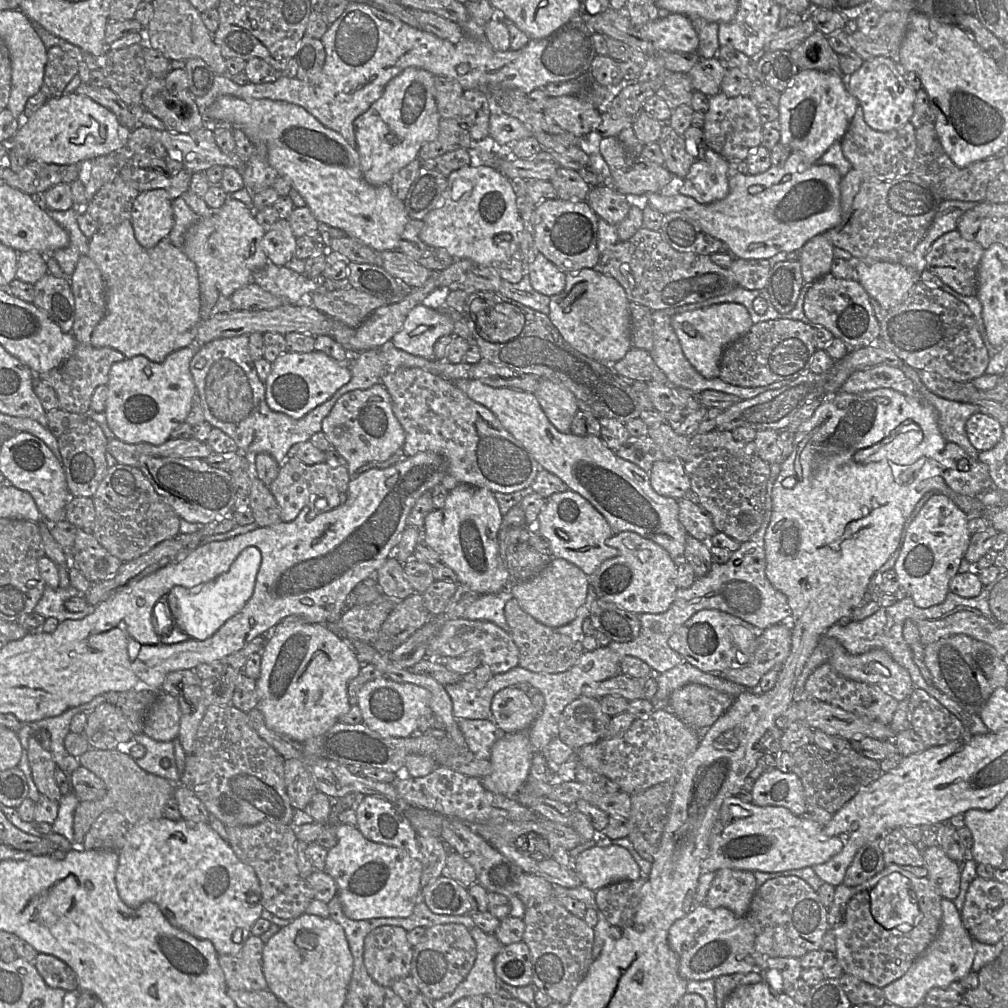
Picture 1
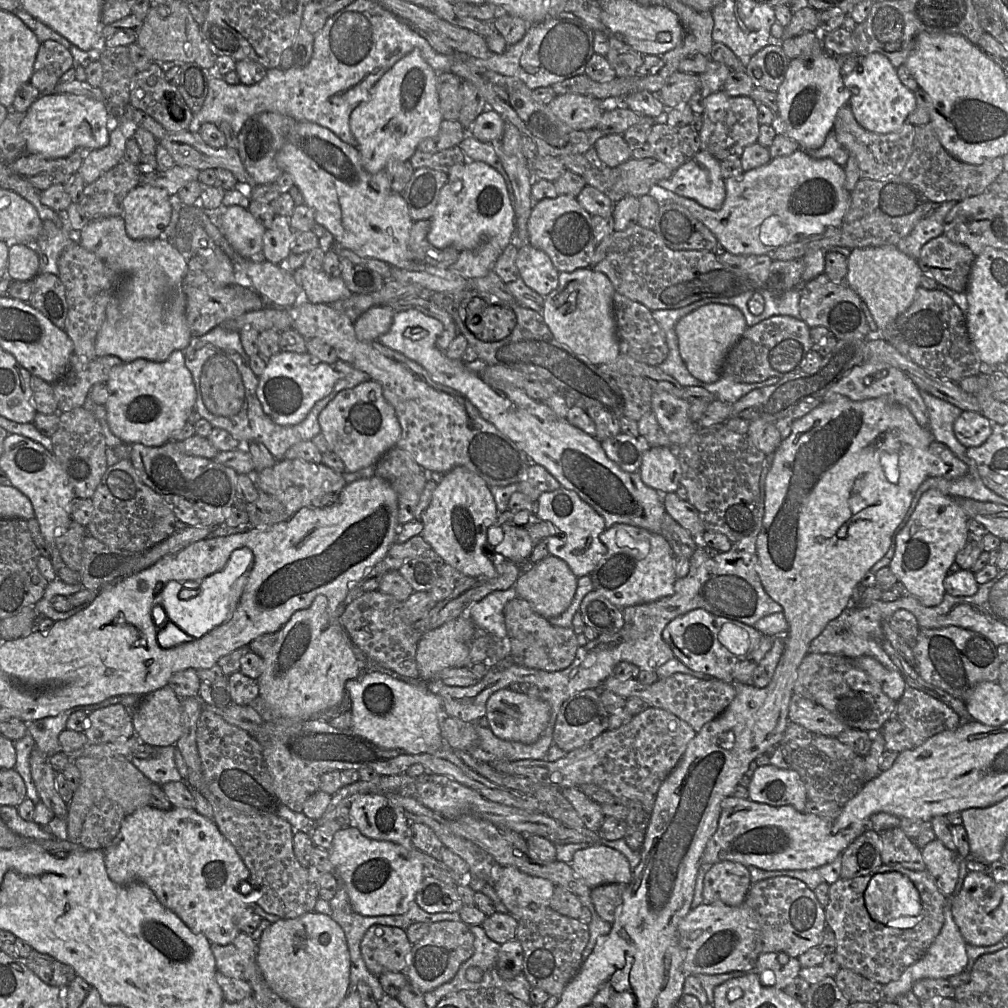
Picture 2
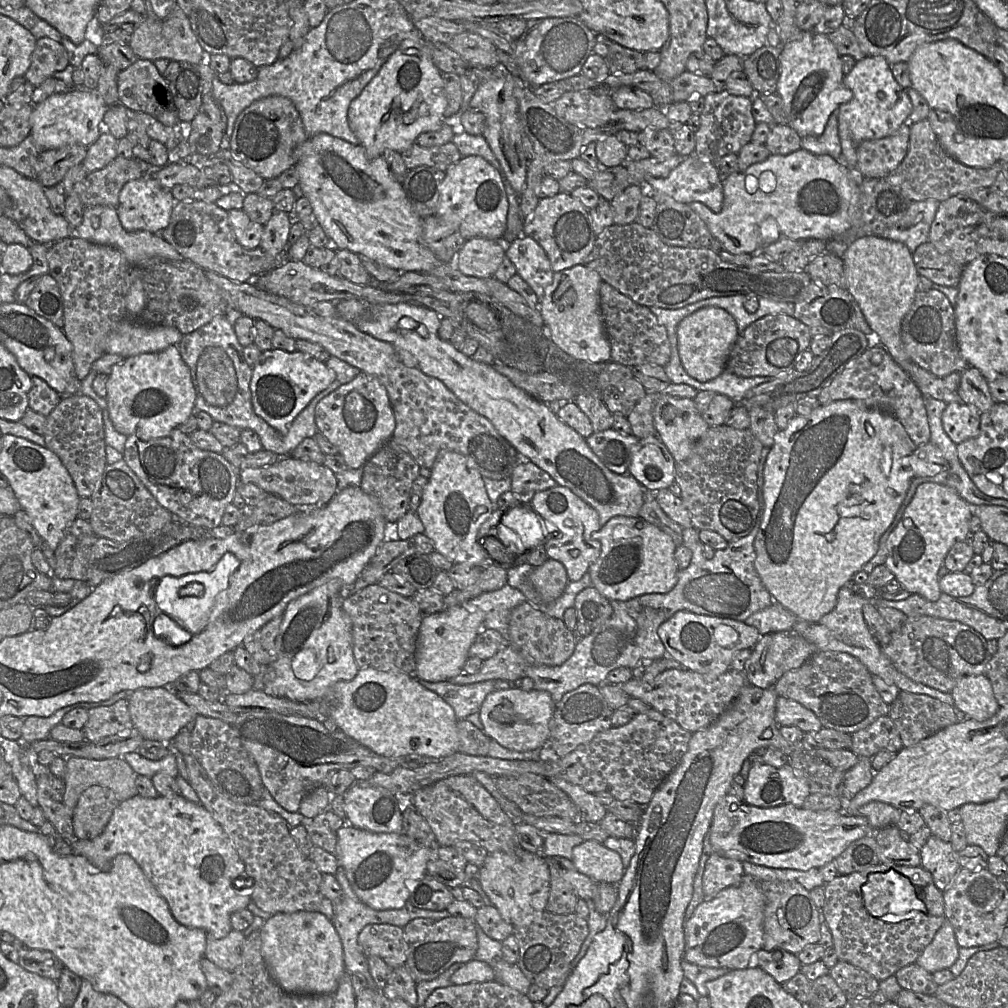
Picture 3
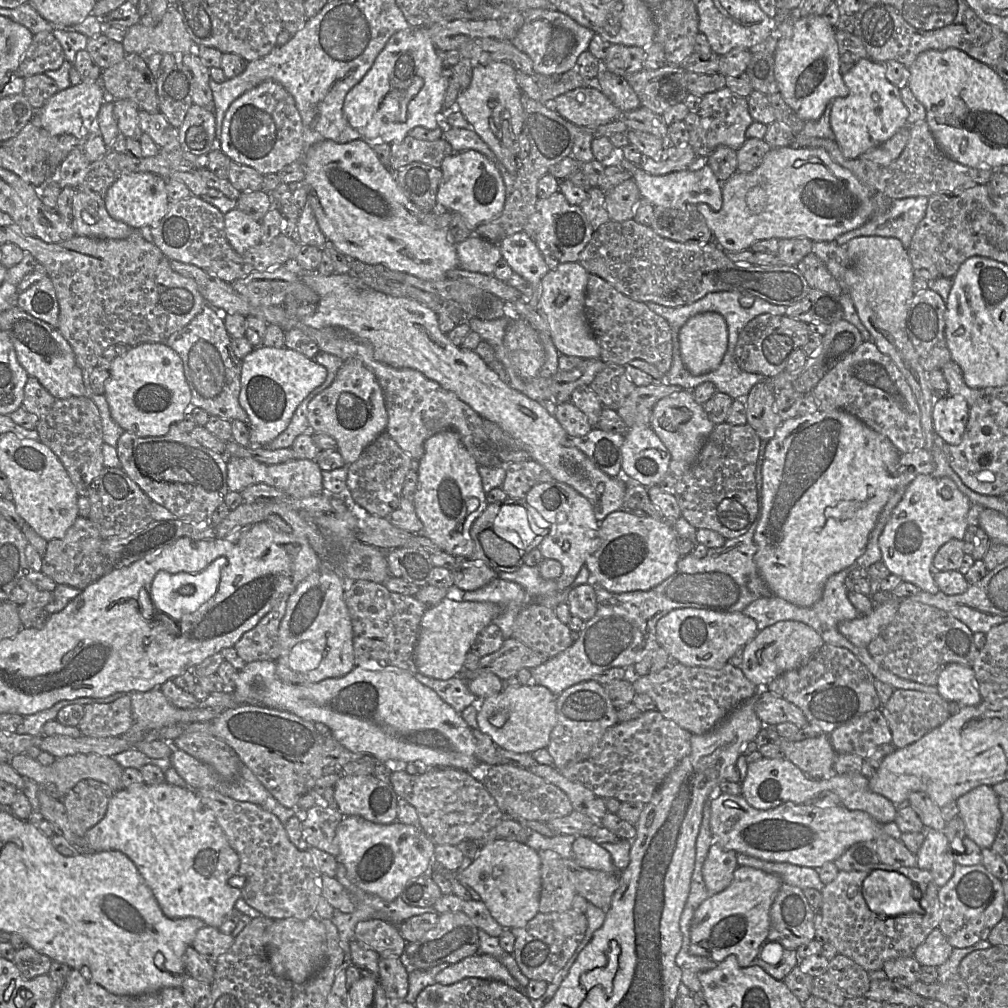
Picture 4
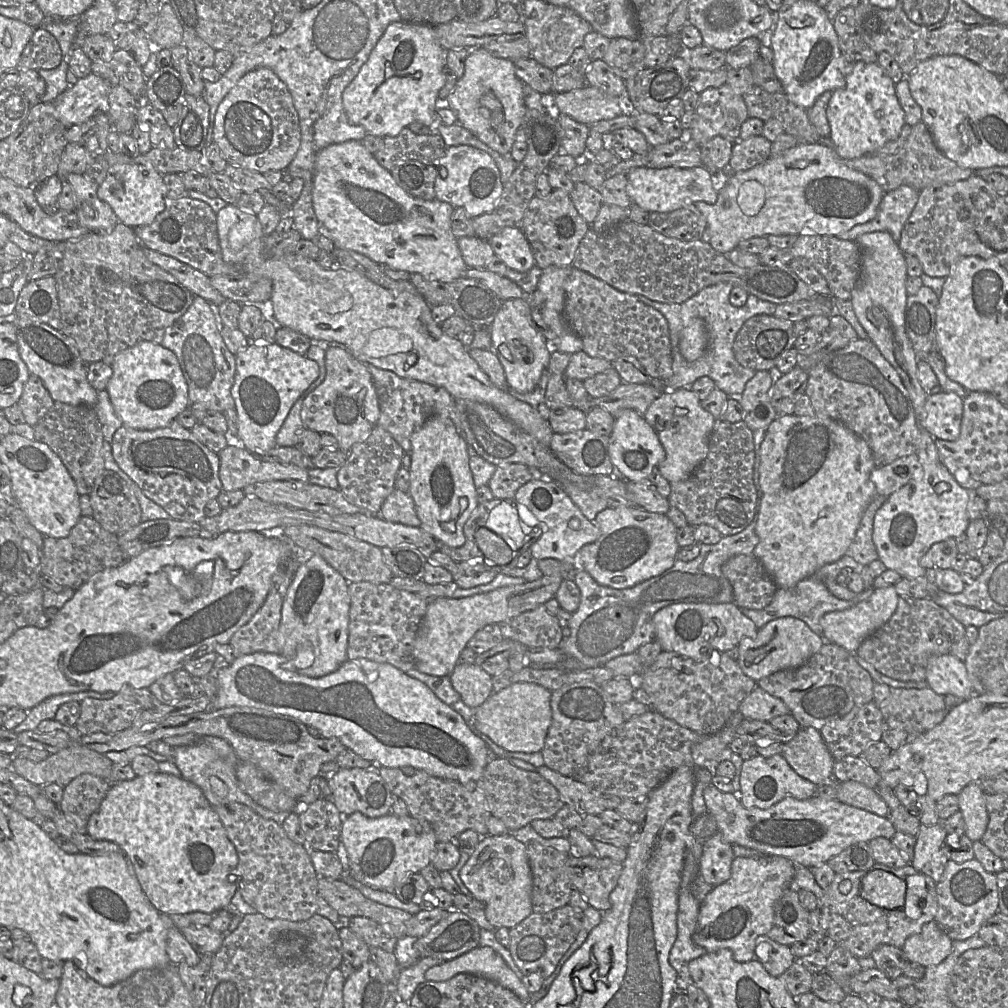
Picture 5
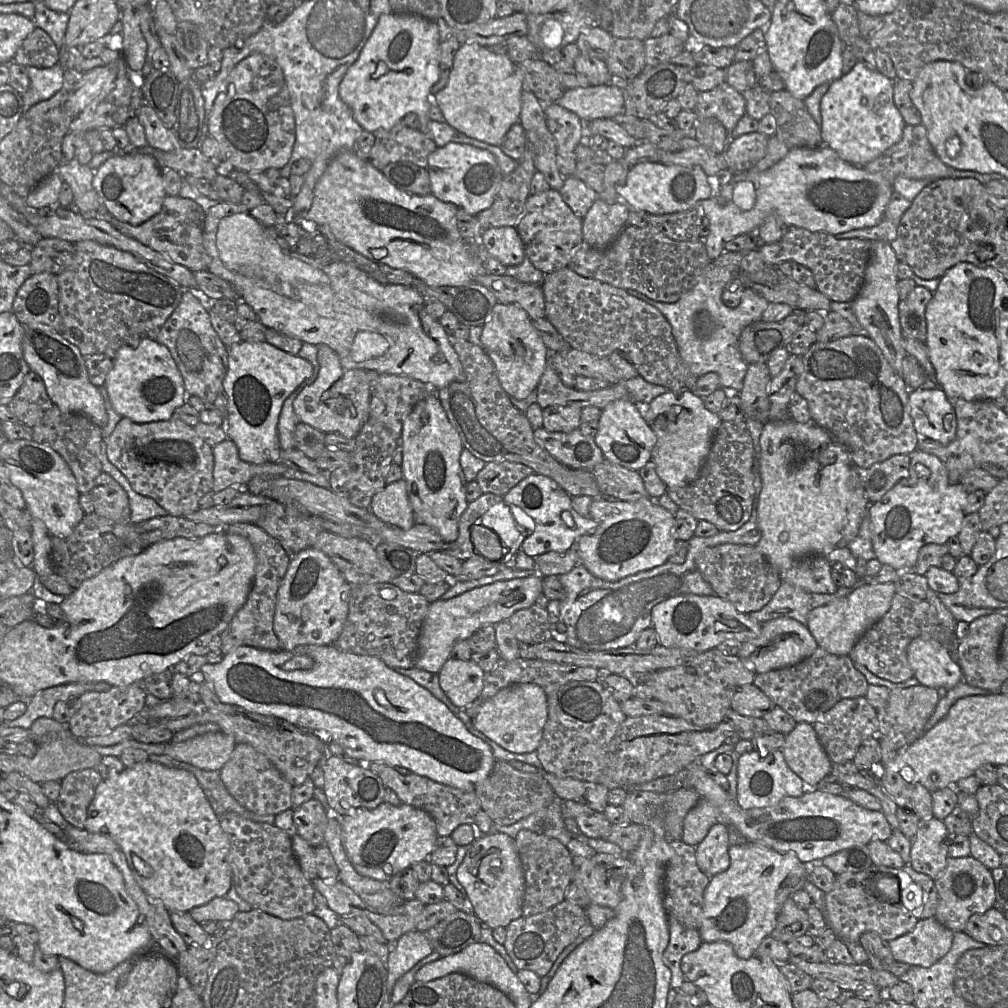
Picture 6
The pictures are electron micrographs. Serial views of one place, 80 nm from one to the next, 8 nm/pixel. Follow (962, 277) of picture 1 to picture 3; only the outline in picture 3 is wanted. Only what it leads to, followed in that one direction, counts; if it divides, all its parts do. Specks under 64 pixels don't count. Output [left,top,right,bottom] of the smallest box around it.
[912,242,965,288]

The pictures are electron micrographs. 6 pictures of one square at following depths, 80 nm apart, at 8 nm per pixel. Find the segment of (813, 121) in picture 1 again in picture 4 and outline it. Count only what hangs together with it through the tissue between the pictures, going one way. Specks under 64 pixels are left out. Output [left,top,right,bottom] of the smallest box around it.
[774,13,849,121]

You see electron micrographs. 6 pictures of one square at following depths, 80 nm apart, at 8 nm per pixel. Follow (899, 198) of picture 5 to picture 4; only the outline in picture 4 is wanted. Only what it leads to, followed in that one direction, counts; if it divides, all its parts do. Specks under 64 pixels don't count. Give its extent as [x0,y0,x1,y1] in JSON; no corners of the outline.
[836,197,928,250]

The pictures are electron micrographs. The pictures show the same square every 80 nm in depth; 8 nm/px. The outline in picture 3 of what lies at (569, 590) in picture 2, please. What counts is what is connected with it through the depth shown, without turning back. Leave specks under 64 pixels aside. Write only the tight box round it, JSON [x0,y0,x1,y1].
[529,558,569,602]

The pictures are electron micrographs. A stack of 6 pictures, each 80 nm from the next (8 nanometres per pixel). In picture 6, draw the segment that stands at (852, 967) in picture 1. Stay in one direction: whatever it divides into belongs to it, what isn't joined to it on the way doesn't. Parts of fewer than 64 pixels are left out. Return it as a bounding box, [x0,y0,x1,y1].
[825,864,937,943]

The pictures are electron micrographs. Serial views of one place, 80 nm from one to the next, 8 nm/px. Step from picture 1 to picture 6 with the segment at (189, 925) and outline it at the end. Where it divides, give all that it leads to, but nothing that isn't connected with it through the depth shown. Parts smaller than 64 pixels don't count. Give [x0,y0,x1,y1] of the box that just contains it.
[84,761,232,912]

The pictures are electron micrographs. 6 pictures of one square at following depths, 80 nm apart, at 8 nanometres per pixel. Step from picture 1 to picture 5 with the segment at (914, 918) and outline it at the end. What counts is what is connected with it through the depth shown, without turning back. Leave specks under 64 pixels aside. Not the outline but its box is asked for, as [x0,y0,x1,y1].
[861,870,907,909]

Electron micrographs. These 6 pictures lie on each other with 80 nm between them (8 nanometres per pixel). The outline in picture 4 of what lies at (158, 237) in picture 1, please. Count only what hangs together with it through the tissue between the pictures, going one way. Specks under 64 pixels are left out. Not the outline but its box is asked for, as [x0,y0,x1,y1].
[103,172,170,230]

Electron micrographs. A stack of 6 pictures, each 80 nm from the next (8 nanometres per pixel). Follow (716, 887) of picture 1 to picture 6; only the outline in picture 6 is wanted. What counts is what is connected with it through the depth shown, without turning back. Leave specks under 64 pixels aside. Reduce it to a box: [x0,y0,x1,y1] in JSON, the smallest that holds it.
[695,821,729,879]

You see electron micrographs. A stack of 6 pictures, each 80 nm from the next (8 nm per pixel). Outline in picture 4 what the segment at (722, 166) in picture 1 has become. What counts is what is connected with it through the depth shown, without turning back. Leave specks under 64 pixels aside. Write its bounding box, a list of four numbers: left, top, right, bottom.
[632,158,723,211]

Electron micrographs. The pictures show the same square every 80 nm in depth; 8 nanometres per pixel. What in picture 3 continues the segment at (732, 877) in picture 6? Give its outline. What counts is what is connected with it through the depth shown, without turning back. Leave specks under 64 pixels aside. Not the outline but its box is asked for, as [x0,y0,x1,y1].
[684,874,765,969]

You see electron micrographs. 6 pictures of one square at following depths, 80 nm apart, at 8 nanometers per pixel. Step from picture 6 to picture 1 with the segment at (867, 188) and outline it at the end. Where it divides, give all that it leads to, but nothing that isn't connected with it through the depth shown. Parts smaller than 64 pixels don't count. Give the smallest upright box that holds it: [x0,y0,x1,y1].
[646,152,842,259]

